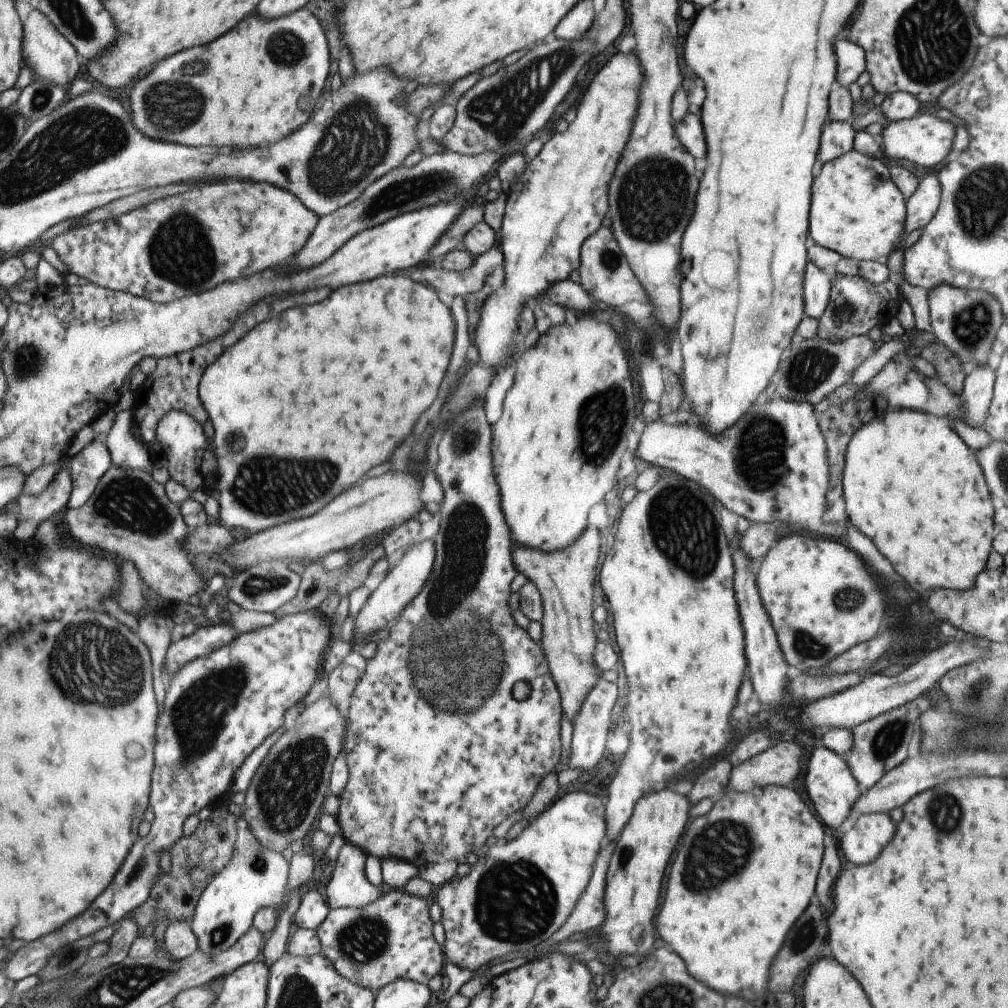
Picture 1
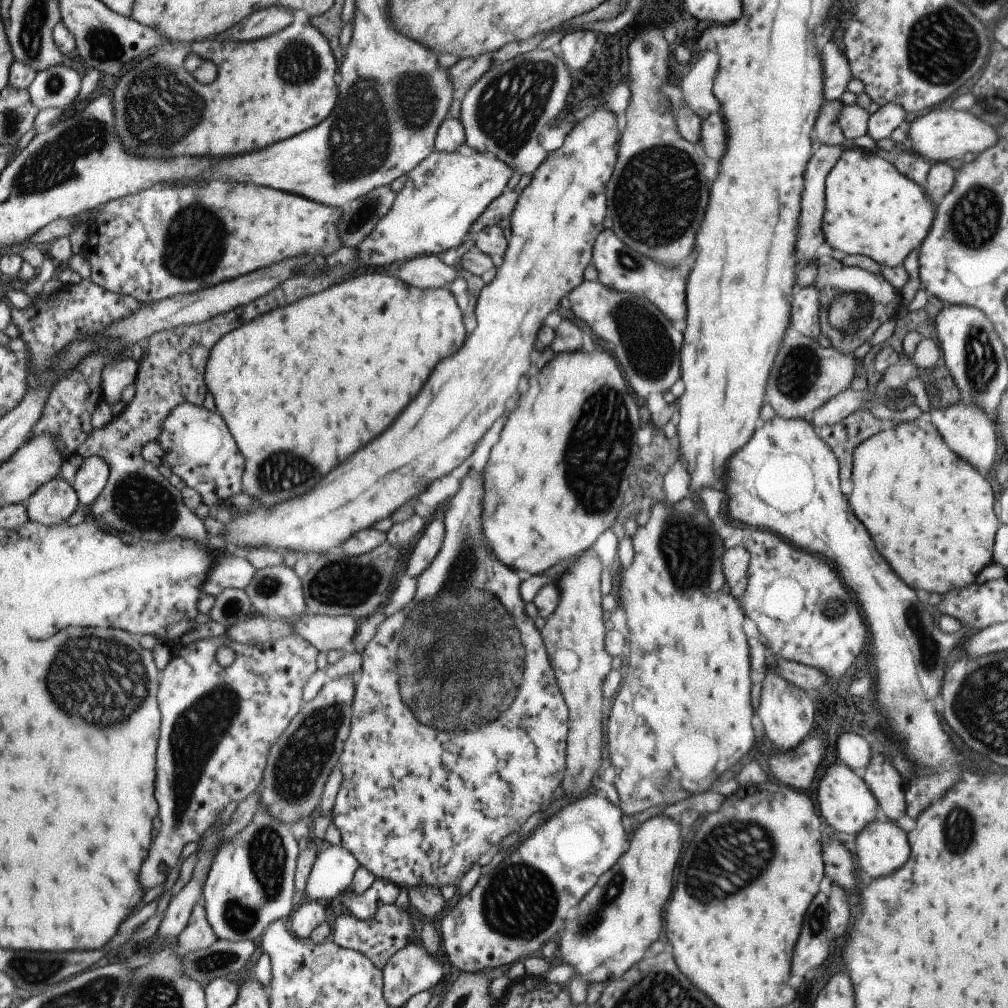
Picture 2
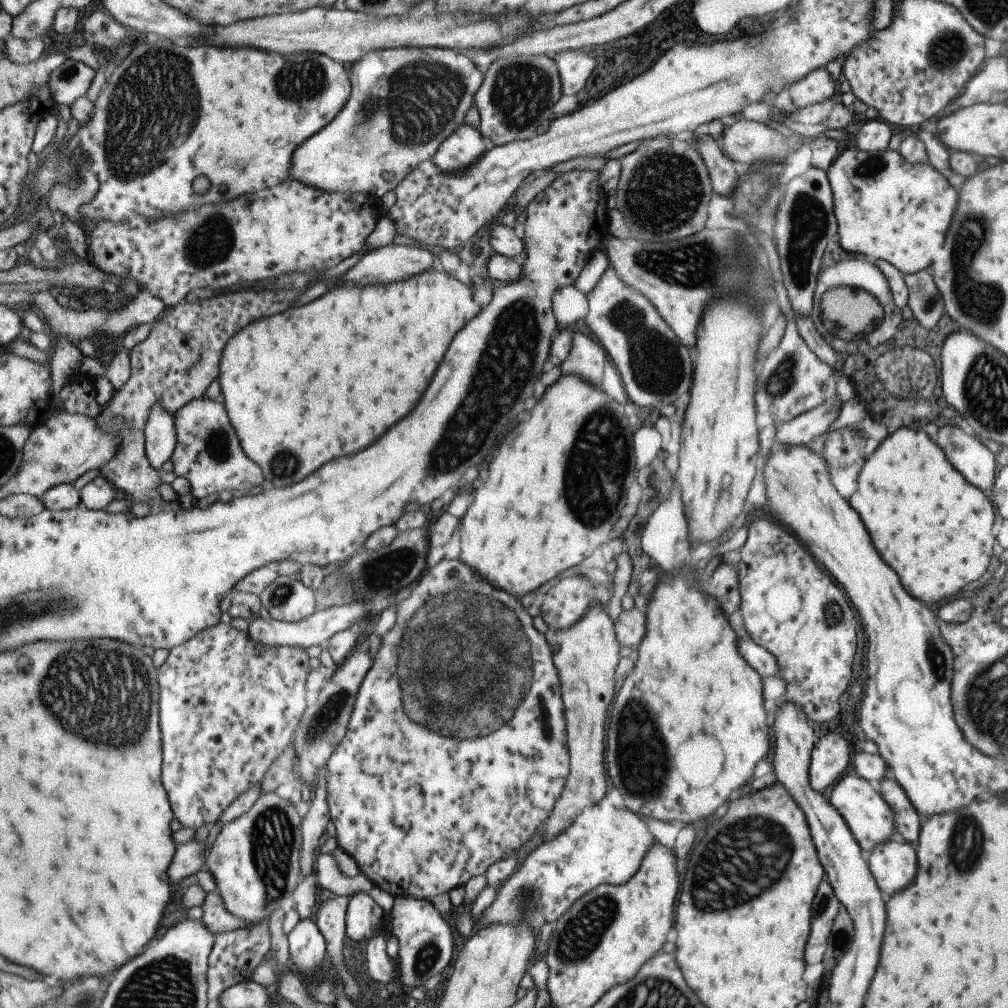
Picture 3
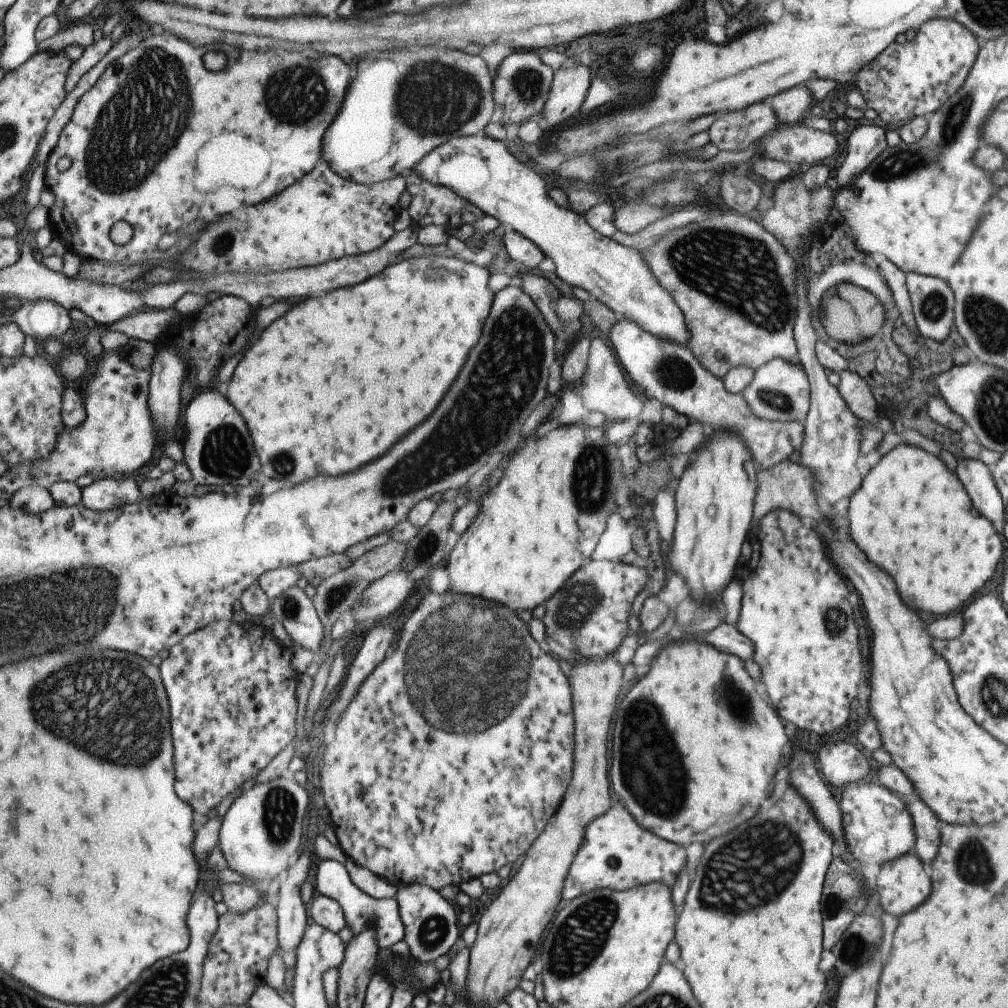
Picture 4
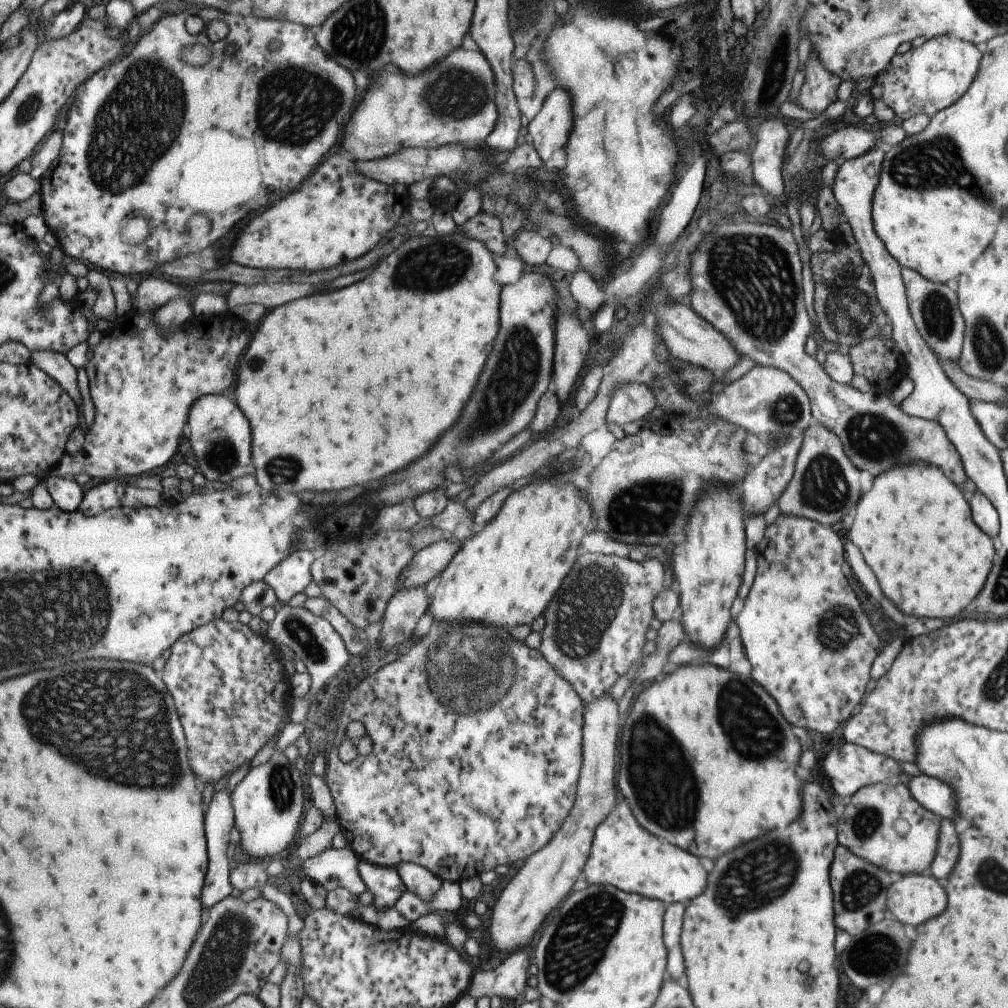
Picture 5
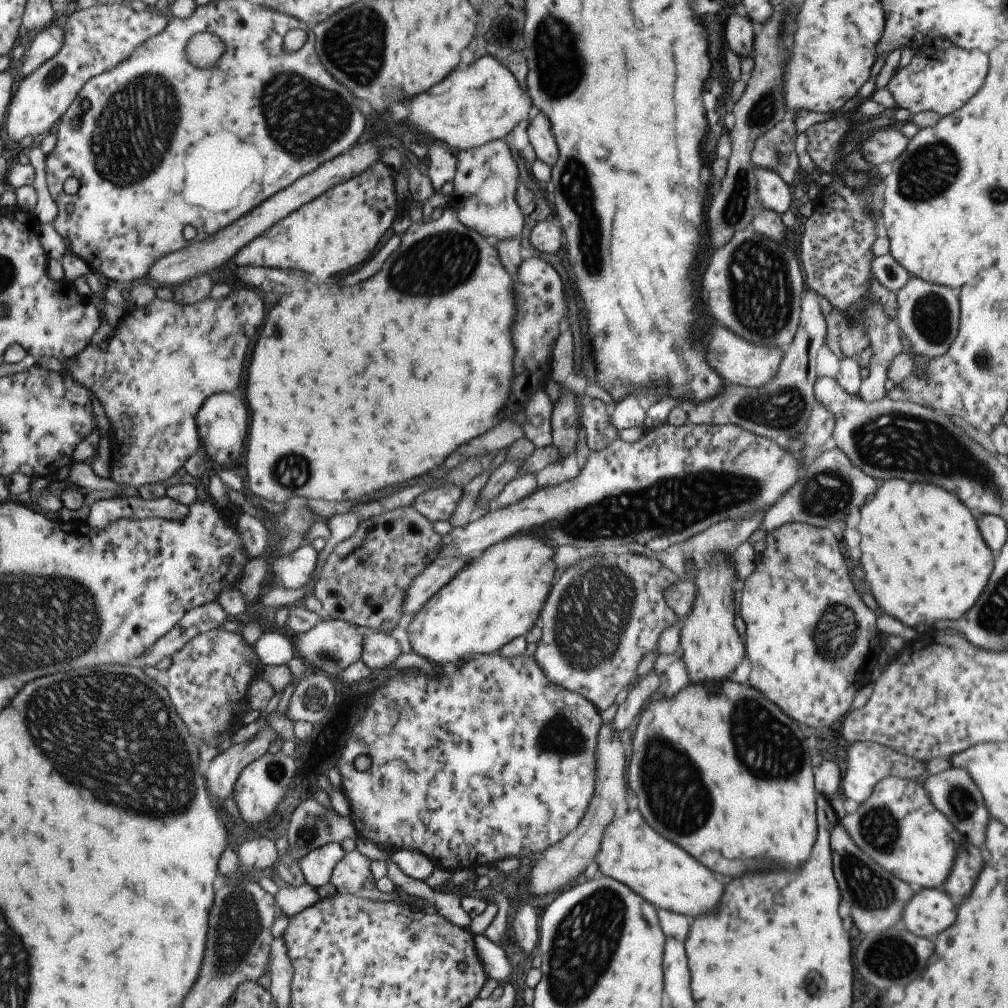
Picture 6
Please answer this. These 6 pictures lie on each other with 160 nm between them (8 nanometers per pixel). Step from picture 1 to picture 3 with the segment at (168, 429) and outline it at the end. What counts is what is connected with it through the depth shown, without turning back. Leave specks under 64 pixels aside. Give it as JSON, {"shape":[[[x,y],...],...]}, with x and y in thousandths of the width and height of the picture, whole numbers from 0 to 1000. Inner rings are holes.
{"shape":[[[204,393],[188,397],[171,410],[171,416],[175,435],[169,452],[171,468],[186,476],[194,496],[221,486],[243,488],[259,478],[259,468],[239,446],[219,397],[207,397]]]}

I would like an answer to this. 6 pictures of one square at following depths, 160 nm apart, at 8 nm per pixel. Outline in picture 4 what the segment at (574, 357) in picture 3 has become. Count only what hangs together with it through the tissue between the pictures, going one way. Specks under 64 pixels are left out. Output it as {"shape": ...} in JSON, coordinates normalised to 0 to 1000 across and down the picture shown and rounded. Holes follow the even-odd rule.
{"shape":[[[594,334],[586,335],[583,343],[583,354],[577,372],[569,380],[559,380],[560,382],[552,390],[552,396],[557,395],[561,389],[566,389],[572,393],[583,408],[596,409],[600,413],[600,421],[606,418],[637,419],[636,406],[644,398],[642,392],[634,391],[630,385],[624,381],[622,373],[619,371],[611,354],[606,351],[598,337]]]}

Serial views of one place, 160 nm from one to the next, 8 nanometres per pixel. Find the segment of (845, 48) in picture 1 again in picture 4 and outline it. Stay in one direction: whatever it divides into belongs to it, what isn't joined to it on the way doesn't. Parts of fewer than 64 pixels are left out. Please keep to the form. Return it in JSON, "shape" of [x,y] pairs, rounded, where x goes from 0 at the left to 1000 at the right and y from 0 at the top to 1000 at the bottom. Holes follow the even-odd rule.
{"shape":[[[797,83],[767,95],[765,107],[767,107],[773,123],[779,123],[801,114],[808,102],[805,90]]]}

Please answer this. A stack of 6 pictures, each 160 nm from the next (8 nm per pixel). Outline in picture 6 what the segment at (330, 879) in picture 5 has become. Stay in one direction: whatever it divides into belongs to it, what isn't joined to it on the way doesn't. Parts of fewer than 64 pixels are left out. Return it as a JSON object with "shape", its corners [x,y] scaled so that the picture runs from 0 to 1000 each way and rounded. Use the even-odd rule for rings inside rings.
{"shape":[[[325,836],[297,850],[294,855],[302,869],[303,876],[313,881],[327,875],[330,860],[341,849],[342,846],[336,840],[336,836]]]}

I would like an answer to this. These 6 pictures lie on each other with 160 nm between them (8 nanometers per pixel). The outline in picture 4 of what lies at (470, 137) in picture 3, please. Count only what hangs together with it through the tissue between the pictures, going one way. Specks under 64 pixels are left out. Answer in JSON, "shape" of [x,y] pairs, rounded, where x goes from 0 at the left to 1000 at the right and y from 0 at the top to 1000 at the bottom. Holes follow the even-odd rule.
{"shape":[[[473,132],[444,138],[425,151],[408,170],[428,183],[447,188],[480,213],[492,216],[504,228],[526,238],[549,260],[551,274],[567,285],[580,287],[606,307],[610,314],[628,318],[645,332],[680,341],[682,331],[674,306],[656,288],[634,252],[608,238],[602,240],[576,214],[552,204],[543,196],[538,173],[523,165],[527,164],[513,160],[497,140]]]}

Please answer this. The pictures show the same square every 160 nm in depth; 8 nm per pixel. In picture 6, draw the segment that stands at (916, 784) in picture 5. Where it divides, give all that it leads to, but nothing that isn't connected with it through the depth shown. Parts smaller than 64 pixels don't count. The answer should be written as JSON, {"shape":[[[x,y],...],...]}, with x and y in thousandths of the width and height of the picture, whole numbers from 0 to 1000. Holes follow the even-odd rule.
{"shape":[[[938,763],[922,769],[915,779],[920,787],[921,795],[932,807],[936,808],[940,816],[952,828],[955,828],[959,835],[972,841],[976,832],[976,823],[982,812],[977,804],[971,783],[959,766],[953,763]]]}

